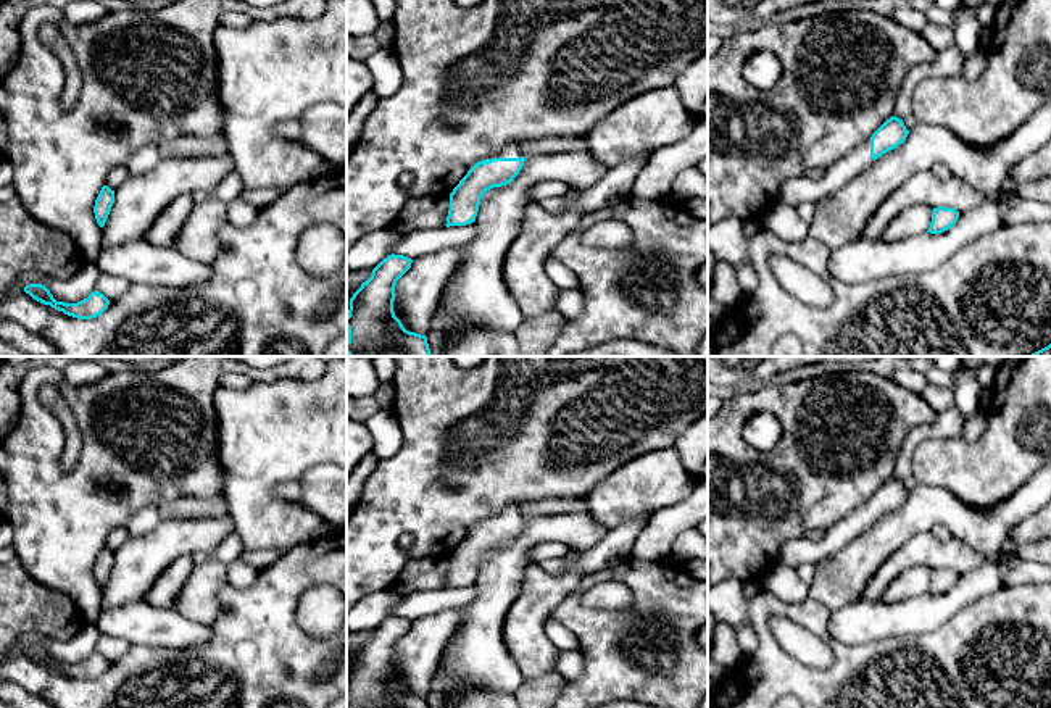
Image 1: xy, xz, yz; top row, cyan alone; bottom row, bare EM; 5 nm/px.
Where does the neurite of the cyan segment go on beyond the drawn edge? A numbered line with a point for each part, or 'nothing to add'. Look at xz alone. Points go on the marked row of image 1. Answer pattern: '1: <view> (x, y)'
1: xz (511, 150)

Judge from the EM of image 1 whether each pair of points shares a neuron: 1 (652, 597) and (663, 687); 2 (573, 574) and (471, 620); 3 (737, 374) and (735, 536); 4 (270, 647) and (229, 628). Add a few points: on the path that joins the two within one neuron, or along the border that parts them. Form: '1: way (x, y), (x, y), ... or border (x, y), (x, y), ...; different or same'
1: way (672, 620), (681, 628), (684, 642), (677, 665); same
2: border (529, 565), (521, 591), (505, 616), (502, 636); different
3: border (769, 381), (735, 391); different
4: way (260, 639), (250, 633), (239, 631); same

